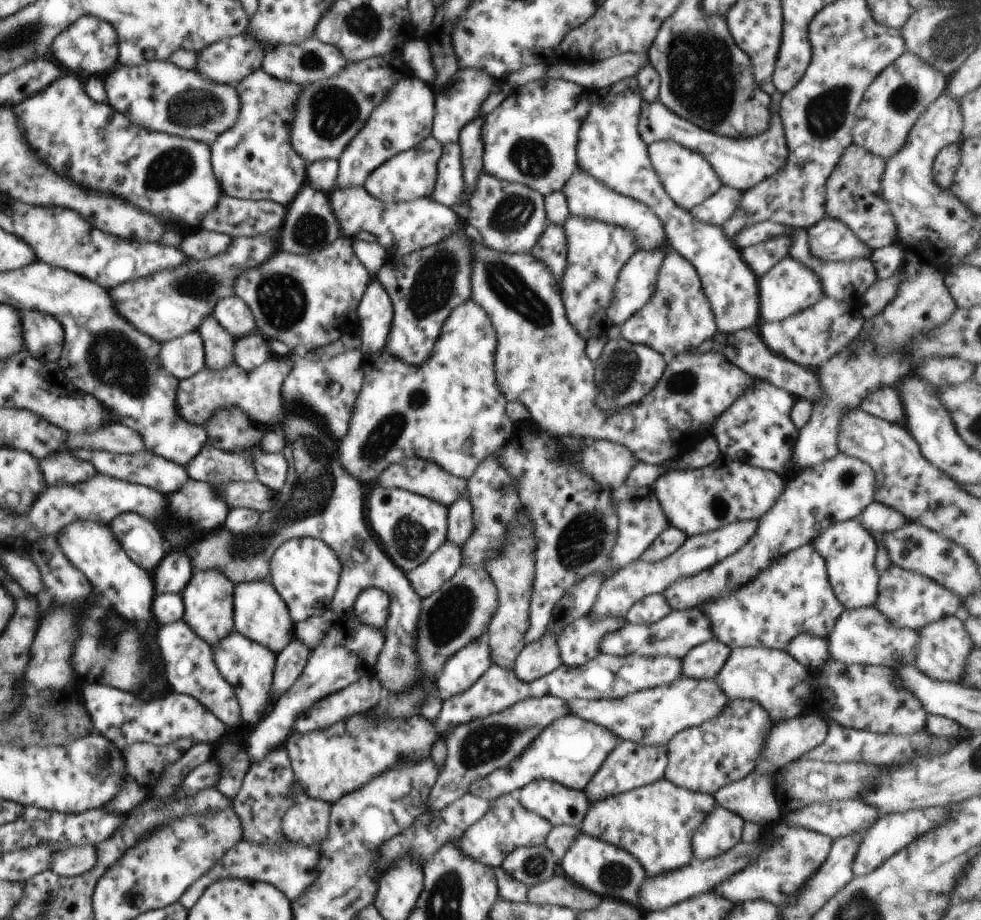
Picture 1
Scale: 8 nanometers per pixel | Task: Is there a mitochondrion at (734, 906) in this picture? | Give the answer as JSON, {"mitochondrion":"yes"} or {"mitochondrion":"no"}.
{"mitochondrion":"no"}

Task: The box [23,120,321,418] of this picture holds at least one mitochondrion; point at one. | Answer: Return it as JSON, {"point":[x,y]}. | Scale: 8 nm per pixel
{"point":[114,359]}

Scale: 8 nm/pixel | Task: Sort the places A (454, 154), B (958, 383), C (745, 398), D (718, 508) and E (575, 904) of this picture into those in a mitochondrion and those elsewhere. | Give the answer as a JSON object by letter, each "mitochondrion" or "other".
{"A":"other","B":"other","C":"other","D":"mitochondrion","E":"other"}

